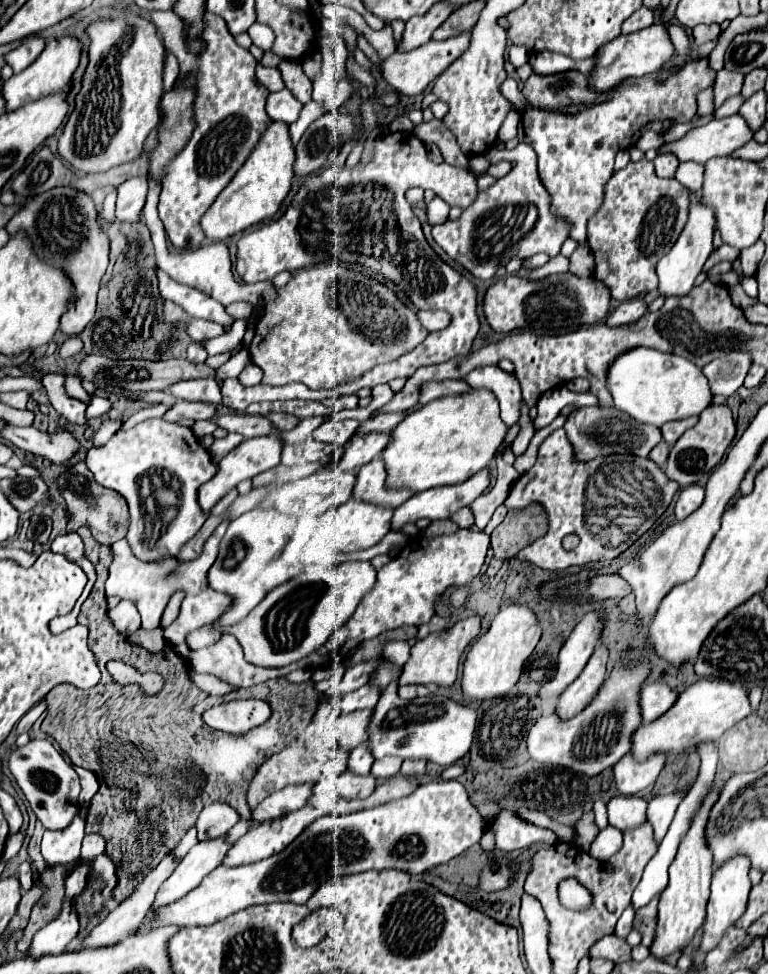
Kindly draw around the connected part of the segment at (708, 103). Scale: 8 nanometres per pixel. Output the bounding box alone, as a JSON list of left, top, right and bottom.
[697,85,713,115]

